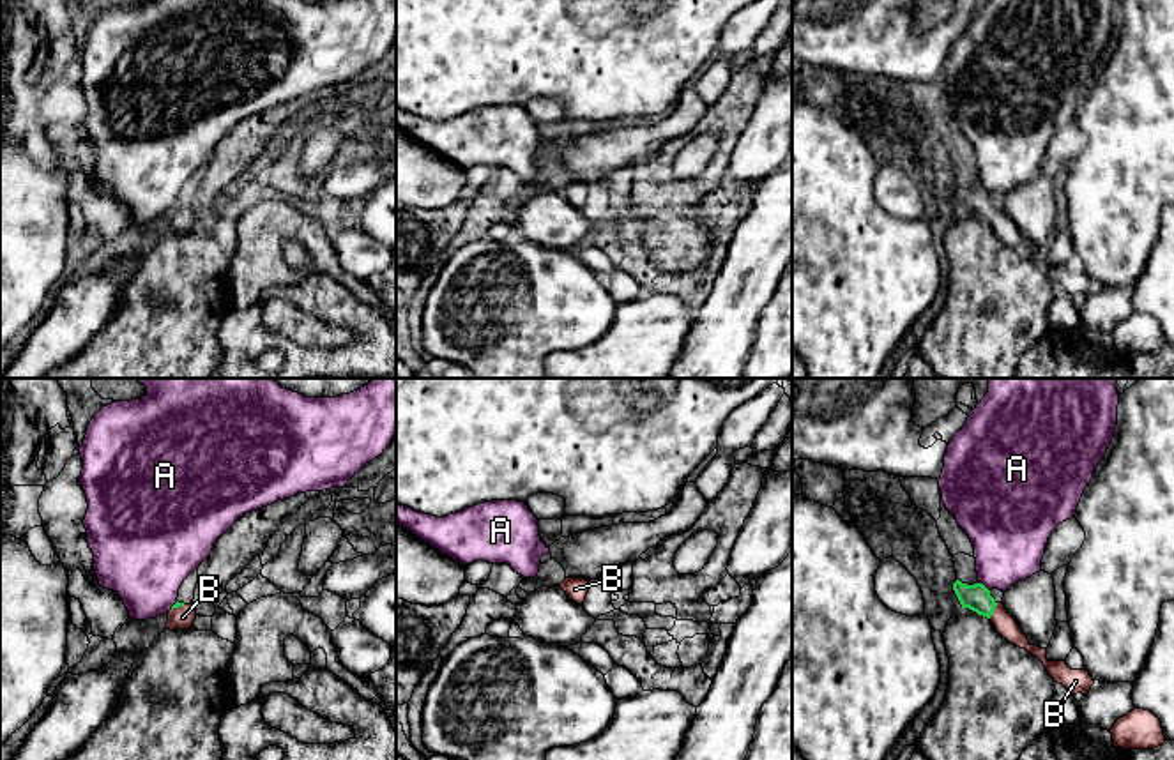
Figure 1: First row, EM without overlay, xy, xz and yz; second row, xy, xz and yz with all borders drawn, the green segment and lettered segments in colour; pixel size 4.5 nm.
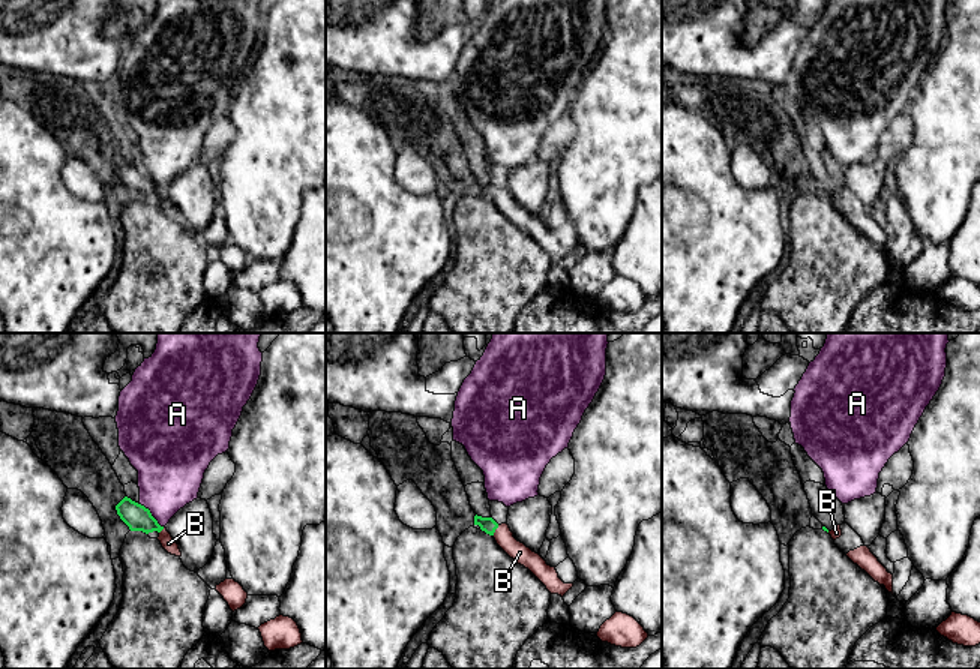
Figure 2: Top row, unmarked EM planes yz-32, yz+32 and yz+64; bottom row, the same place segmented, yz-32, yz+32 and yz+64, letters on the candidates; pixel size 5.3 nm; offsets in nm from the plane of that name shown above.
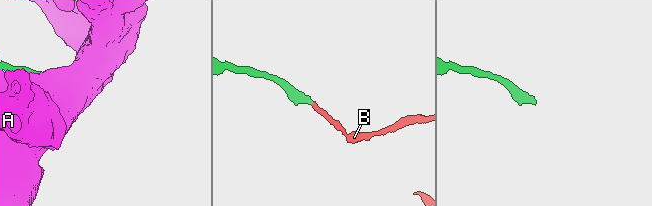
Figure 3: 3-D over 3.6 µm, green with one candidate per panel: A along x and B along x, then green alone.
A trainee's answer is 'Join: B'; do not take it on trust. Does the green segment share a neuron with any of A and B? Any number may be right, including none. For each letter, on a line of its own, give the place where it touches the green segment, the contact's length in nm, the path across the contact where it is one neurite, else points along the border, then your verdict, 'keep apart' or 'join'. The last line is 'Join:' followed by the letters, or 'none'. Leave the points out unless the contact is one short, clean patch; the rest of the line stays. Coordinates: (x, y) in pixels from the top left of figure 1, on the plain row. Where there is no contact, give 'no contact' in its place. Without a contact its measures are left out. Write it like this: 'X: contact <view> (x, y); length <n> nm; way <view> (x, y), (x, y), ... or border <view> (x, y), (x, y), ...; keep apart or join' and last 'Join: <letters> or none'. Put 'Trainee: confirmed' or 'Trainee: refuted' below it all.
A: contact yz (985, 191); length 60 nm; keep apart
B: contact yz (994, 212); length 80 nm; way yz (976, 202), (994, 212), (1005, 228); join
Join: B
Trainee: confirmed

